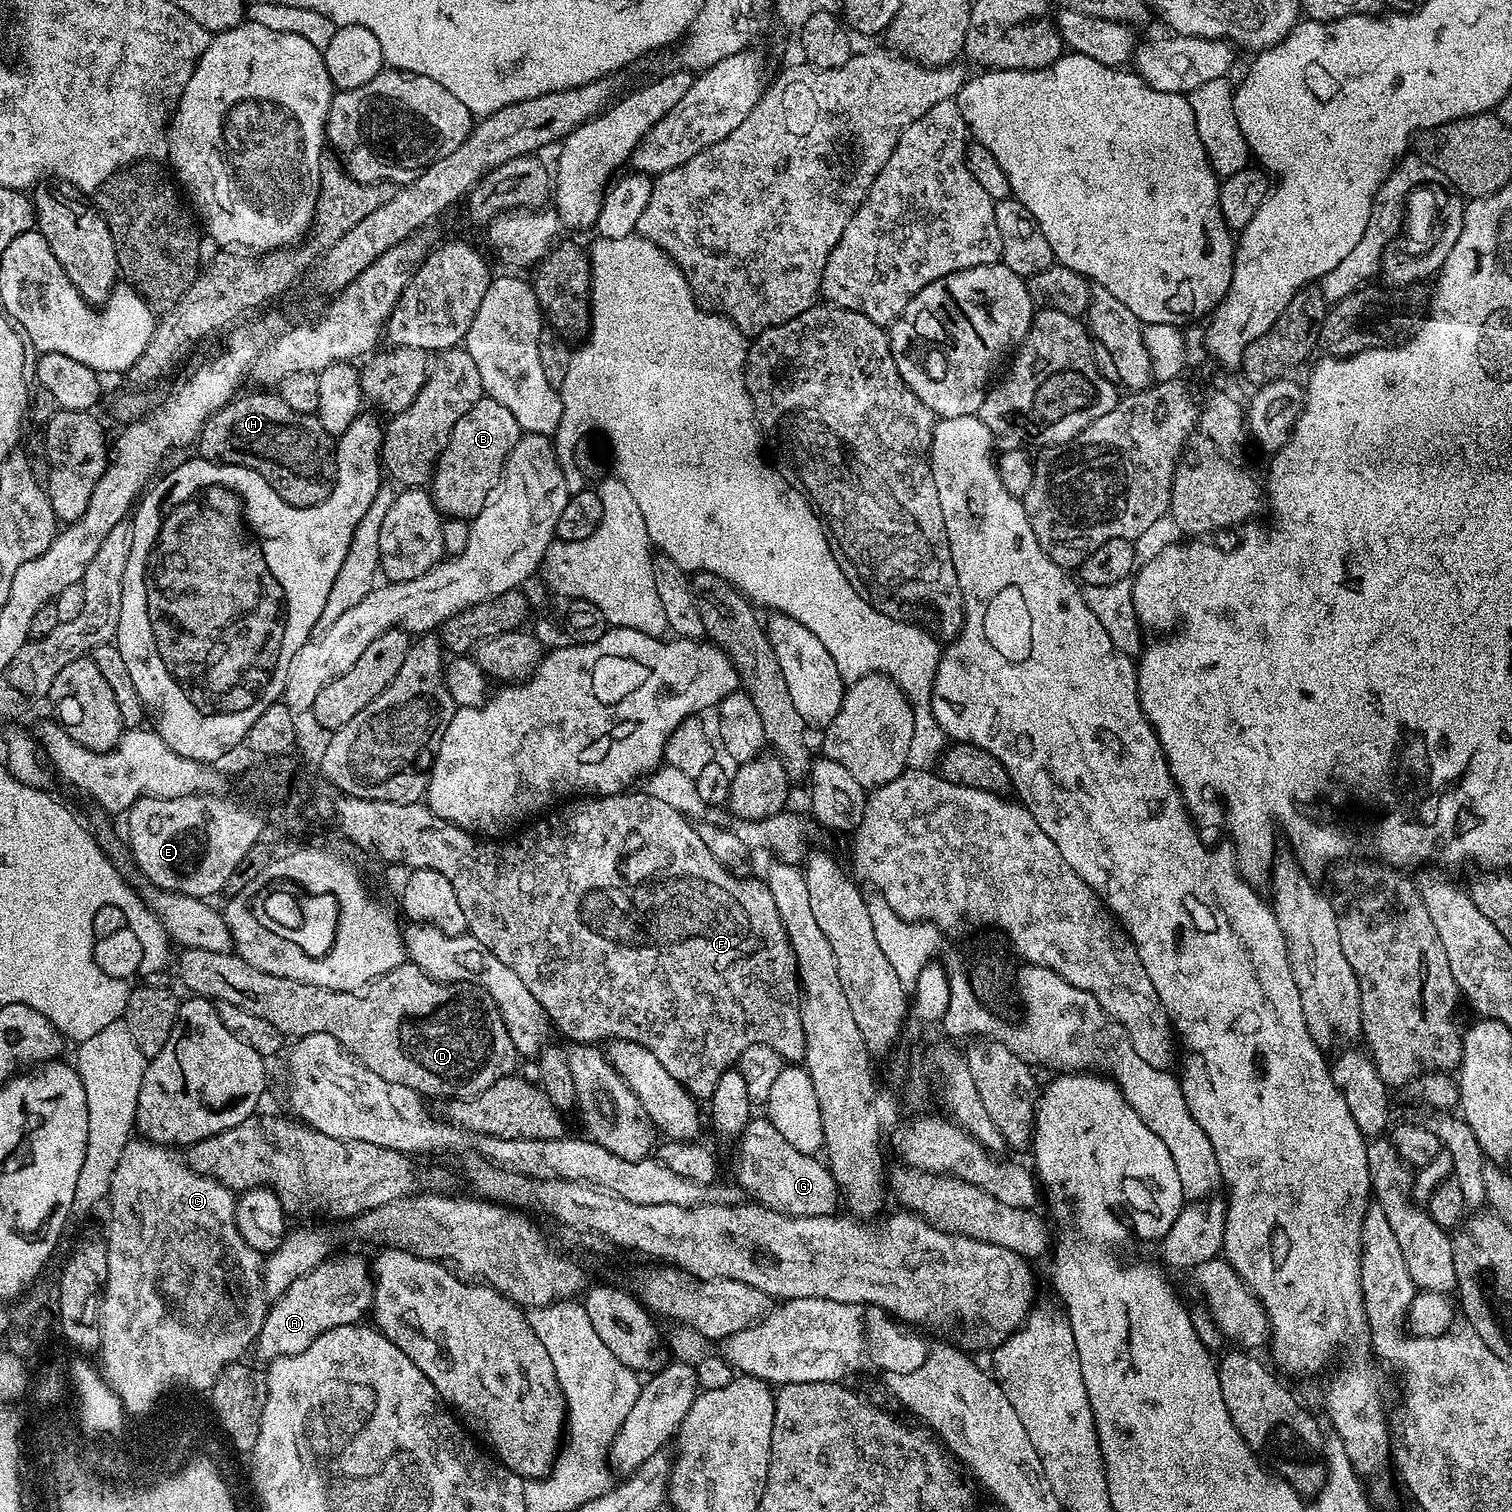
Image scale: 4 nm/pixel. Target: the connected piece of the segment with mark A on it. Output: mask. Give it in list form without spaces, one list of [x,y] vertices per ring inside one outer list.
[[[342,1256],[338,1260],[329,1258],[319,1264],[310,1274],[290,1282],[290,1286],[269,1307],[262,1322],[260,1337],[256,1339],[254,1353],[263,1362],[271,1362],[283,1356],[293,1356],[318,1334],[334,1330],[334,1326],[359,1324],[369,1315],[372,1306],[374,1272],[360,1256]]]

